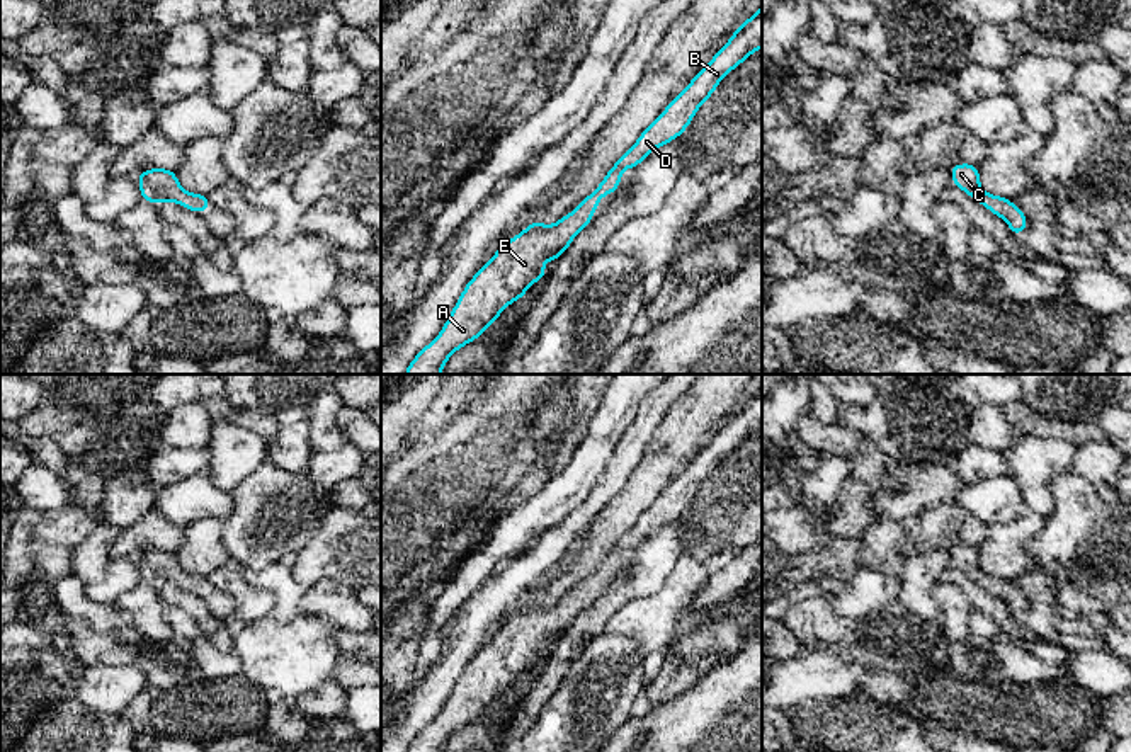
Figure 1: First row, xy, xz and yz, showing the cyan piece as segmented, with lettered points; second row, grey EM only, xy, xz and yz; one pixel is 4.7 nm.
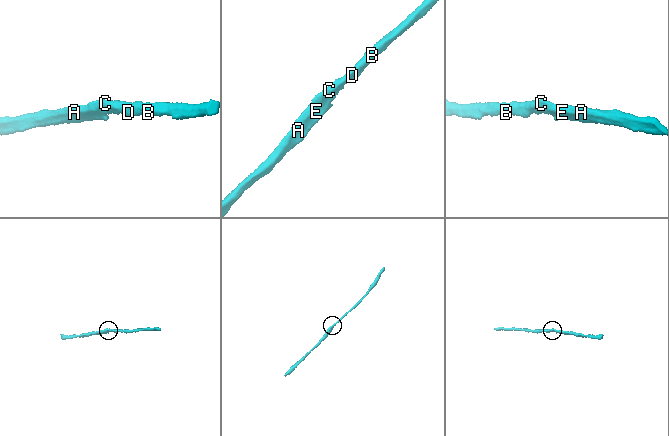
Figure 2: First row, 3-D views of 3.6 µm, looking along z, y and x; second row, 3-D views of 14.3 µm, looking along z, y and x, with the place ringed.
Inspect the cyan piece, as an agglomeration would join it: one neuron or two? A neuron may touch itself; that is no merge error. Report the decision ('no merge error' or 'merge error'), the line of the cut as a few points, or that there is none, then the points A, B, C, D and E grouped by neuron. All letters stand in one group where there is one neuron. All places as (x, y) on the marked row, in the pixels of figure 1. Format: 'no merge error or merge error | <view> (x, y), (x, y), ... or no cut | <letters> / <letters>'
no merge error | no cut | A B C D E

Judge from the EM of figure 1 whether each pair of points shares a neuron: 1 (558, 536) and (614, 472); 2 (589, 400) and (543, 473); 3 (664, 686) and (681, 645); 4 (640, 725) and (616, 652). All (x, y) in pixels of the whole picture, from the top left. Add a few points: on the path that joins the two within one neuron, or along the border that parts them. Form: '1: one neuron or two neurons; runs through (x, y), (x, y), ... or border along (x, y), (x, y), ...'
1: one neuron; runs through (575, 521), (606, 489)
2: one neuron; runs through (574, 419), (565, 441), (555, 455)
3: two neurons; border along (669, 645), (679, 659), (698, 659), (715, 650)
4: two neurons; border along (638, 712), (613, 734)

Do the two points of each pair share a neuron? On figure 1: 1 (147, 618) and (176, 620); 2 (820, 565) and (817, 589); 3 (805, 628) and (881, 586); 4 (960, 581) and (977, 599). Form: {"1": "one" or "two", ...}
{"1": "two", "2": "two", "3": "two", "4": "one"}

